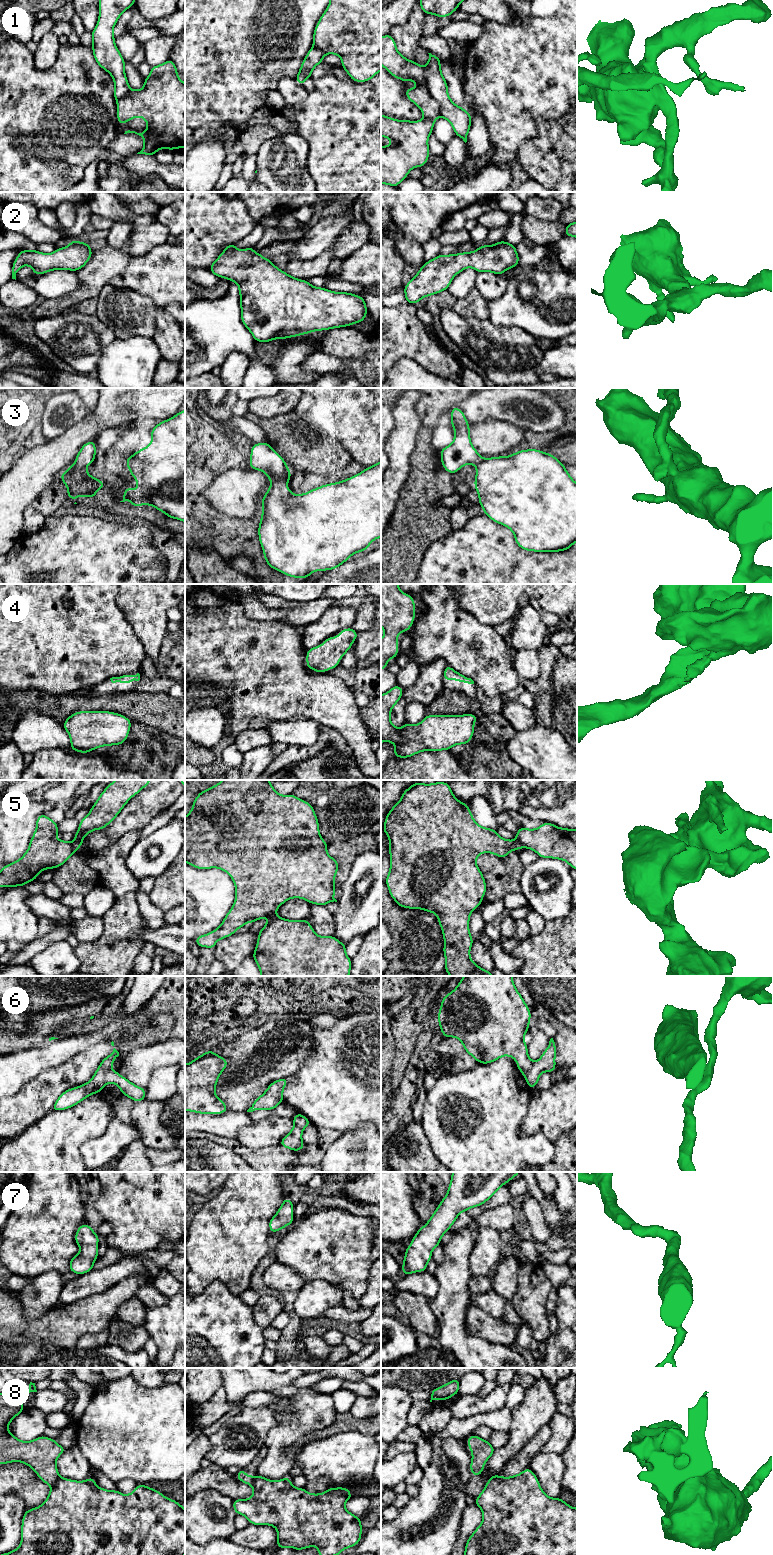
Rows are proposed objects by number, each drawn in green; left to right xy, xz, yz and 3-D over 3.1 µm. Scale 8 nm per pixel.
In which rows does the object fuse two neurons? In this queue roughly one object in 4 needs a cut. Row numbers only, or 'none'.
1, 6, 8

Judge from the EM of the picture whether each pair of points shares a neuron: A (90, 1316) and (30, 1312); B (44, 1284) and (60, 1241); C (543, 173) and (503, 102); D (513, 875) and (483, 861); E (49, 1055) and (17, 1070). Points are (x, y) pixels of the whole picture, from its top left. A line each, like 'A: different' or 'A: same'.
A: different
B: different
C: different
D: same
E: same

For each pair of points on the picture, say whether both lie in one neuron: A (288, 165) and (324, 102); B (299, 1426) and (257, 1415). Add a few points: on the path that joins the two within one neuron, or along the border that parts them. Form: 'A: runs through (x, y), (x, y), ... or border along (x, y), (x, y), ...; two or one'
A: border along (296, 133), (308, 144), (306, 161); two
B: border along (267, 1406), (276, 1414), (278, 1424), (265, 1440); two

